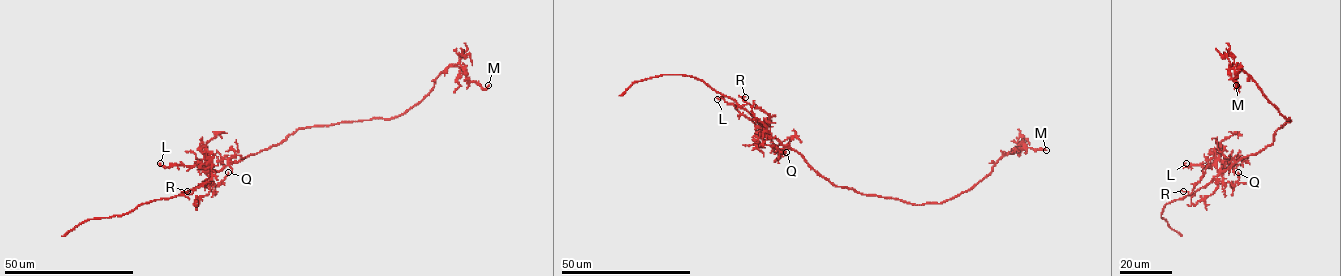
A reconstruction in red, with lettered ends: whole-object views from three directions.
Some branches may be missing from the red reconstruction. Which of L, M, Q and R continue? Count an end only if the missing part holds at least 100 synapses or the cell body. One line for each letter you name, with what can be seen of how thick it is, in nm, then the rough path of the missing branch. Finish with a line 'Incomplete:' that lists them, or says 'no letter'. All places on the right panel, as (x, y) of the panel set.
Incomplete: no letter

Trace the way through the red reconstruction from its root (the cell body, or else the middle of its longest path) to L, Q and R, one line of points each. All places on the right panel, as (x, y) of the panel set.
L: (1271, 145), (1242, 157), (1224, 171), (1219, 170), (1213, 162), (1191, 164), (1188, 168), (1186, 163)
Q: (1271, 145), (1242, 157), (1213, 178), (1218, 184), (1231, 182), (1233, 185), (1239, 179), (1238, 172)
R: (1271, 145), (1242, 157), (1224, 171), (1207, 162), (1204, 174), (1192, 192), (1189, 194), (1183, 191)

